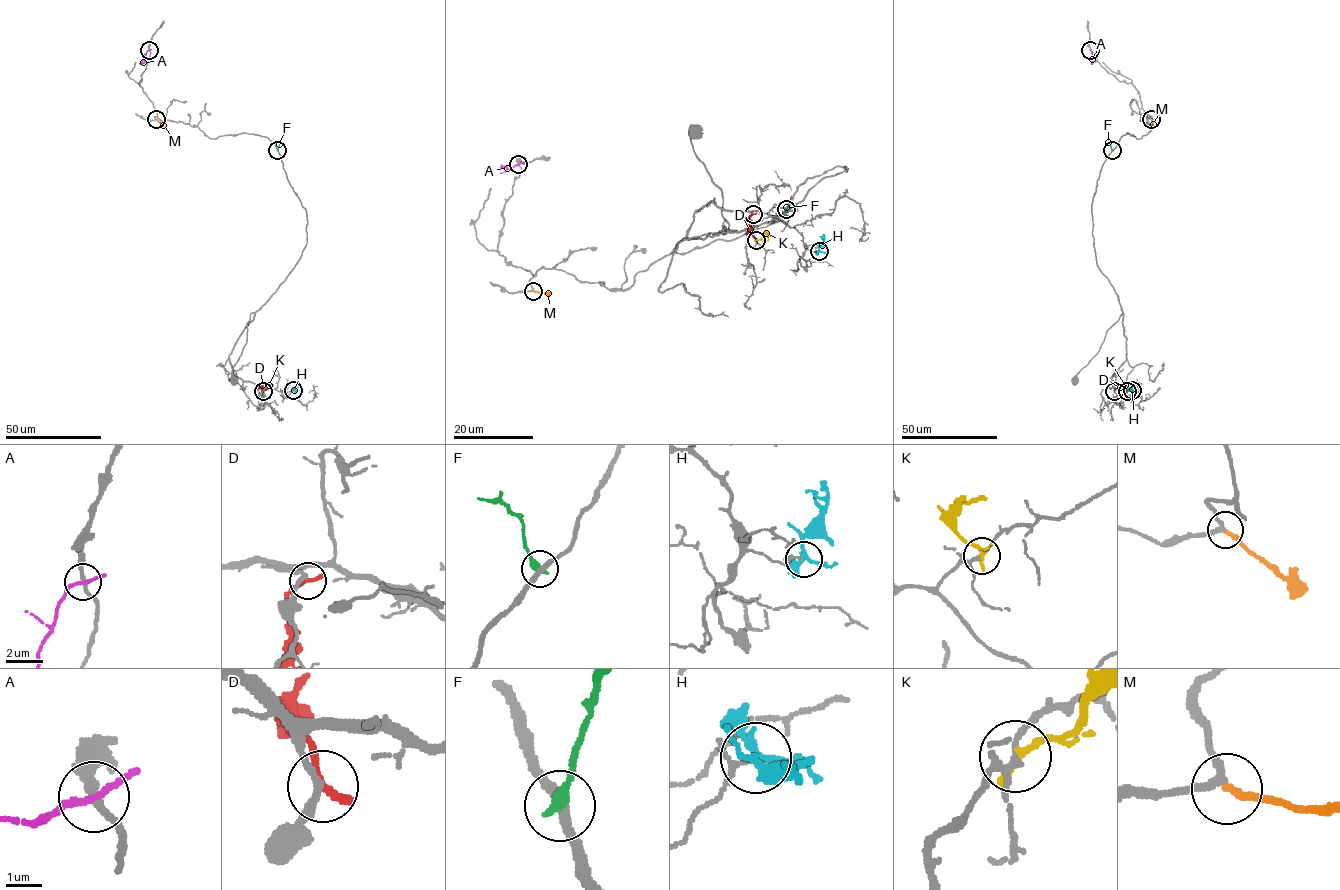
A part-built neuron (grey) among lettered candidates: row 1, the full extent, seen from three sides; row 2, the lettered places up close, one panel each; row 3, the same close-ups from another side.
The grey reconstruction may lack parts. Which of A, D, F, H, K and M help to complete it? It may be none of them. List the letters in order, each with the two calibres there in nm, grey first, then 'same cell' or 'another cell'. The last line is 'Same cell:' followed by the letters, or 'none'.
A: 190/170 nm | another cell
D: 190/240 nm | another cell
F: 240/380 nm | another cell
H: 90/180 nm | another cell
K: 150/240 nm | another cell
M: 180/200 nm | same cell
Same cell: M

